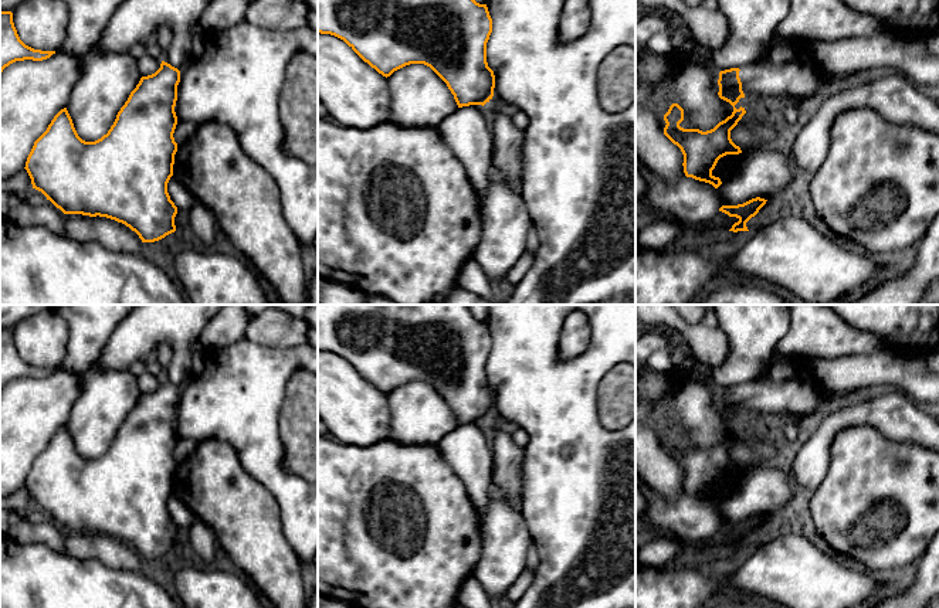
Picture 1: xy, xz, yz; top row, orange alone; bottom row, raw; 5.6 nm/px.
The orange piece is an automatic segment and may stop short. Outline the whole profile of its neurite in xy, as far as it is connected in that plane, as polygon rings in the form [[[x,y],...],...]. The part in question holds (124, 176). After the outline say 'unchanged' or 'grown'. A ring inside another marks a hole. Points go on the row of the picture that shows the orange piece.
[[[162,61],[155,74],[140,78],[108,133],[95,142],[82,140],[67,108],[61,109],[47,130],[34,142],[27,157],[24,169],[31,179],[33,188],[41,191],[64,214],[99,215],[115,220],[135,231],[142,242],[155,242],[174,232],[177,207],[170,200],[167,183],[173,176],[174,154],[177,152],[173,133],[177,125],[174,106],[179,82],[180,71]]] | unchanged

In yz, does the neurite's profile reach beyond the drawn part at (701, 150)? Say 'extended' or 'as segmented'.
extended

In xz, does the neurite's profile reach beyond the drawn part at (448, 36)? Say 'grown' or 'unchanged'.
unchanged

